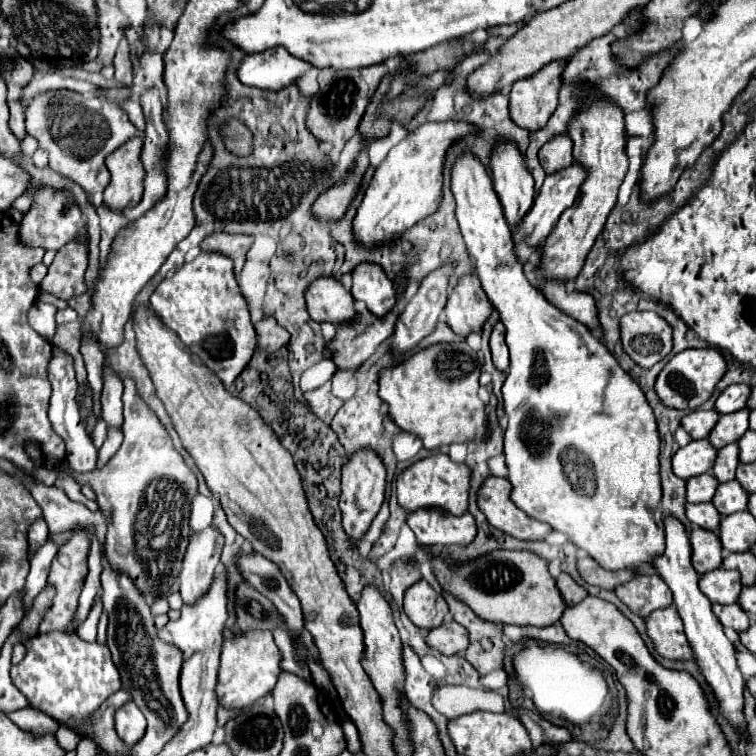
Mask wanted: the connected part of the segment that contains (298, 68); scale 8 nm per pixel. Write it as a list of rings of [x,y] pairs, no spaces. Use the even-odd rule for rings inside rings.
[[[271,48],[265,52],[247,54],[237,74],[243,84],[265,90],[281,90],[311,68],[313,66],[309,62],[291,56],[285,48]]]

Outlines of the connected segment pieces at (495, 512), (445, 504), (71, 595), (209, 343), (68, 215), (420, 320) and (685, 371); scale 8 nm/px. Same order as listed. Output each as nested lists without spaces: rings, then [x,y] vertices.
[[[489,476],[477,490],[477,506],[491,526],[519,540],[541,540],[551,528],[521,512],[509,500],[509,480]]]
[[[447,454],[427,456],[409,468],[405,468],[395,482],[397,502],[403,510],[415,512],[419,508],[439,508],[453,516],[461,516],[467,512],[469,498],[469,468],[465,464],[455,464]]]
[[[77,526],[72,531],[71,537],[67,542],[61,544],[57,556],[51,562],[51,570],[49,570],[49,578],[47,584],[55,588],[55,598],[51,602],[51,606],[45,610],[43,620],[39,624],[39,634],[47,634],[53,630],[69,630],[79,606],[79,594],[85,582],[85,576],[88,573],[87,559],[90,552],[91,541],[90,534],[82,527]]]
[[[201,252],[171,278],[165,278],[153,292],[151,306],[161,322],[171,328],[225,386],[235,382],[257,348],[257,334],[249,320],[247,302],[235,282],[233,262],[217,252]]]
[[[47,186],[35,194],[35,204],[21,222],[21,240],[25,240],[25,244],[37,244],[45,250],[59,250],[69,240],[77,236],[87,236],[85,226],[87,224],[83,220],[83,214],[77,204],[73,204],[71,196],[67,192],[53,192],[53,188]]]
[[[447,262],[443,266],[439,266],[437,270],[429,272],[423,280],[421,286],[417,290],[417,294],[413,296],[413,300],[405,306],[405,310],[401,312],[397,324],[395,324],[395,334],[393,334],[393,342],[391,342],[391,350],[393,354],[401,354],[411,350],[413,346],[417,346],[419,340],[423,340],[425,336],[429,336],[435,330],[435,324],[439,320],[439,314],[443,312],[445,304],[447,304],[447,296],[449,296],[449,280],[453,276],[455,270],[455,262]]]
[[[703,348],[703,350],[683,350],[679,354],[675,354],[665,368],[659,372],[657,380],[655,380],[655,392],[659,396],[659,400],[663,404],[667,404],[669,408],[679,408],[679,410],[695,410],[699,408],[703,402],[709,400],[709,396],[713,394],[717,382],[721,380],[721,376],[725,374],[727,364],[725,358],[721,356],[719,350],[715,348]]]

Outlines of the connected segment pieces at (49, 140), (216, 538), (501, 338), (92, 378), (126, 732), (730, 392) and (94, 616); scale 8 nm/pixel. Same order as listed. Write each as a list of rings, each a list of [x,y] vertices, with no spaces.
[[[65,90],[33,96],[25,106],[25,126],[27,134],[37,138],[39,146],[49,154],[49,168],[79,184],[87,194],[103,192],[109,184],[105,156],[125,144],[129,136],[143,136],[117,104]]]
[[[207,528],[191,538],[181,578],[181,598],[185,604],[195,604],[213,582],[213,574],[219,566],[223,538],[215,528]]]
[[[501,322],[495,324],[493,334],[491,334],[491,354],[493,354],[493,364],[499,372],[505,372],[509,366],[509,350],[505,344],[505,326]]]
[[[93,338],[83,340],[81,344],[81,354],[85,358],[85,368],[87,368],[87,380],[93,392],[93,416],[101,416],[101,390],[103,390],[103,364],[105,364],[105,354],[97,346]]]
[[[127,702],[117,710],[115,716],[115,732],[125,742],[127,748],[135,746],[145,734],[145,716],[137,708],[135,702]]]
[[[731,384],[731,386],[727,386],[719,394],[719,398],[715,402],[715,410],[719,414],[731,414],[731,412],[737,412],[737,410],[745,408],[749,392],[751,392],[751,388],[745,386],[745,384]]]
[[[97,596],[97,598],[95,598],[95,606],[91,608],[87,618],[85,618],[85,622],[79,624],[77,636],[83,638],[83,640],[87,640],[87,642],[95,642],[99,616],[101,616],[101,598]]]

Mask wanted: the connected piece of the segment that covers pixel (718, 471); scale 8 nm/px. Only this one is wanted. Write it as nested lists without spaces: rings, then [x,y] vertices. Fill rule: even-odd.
[[[727,444],[725,448],[721,448],[717,452],[717,460],[713,464],[713,476],[719,482],[729,482],[735,478],[735,470],[739,466],[737,460],[737,446],[735,444]]]

